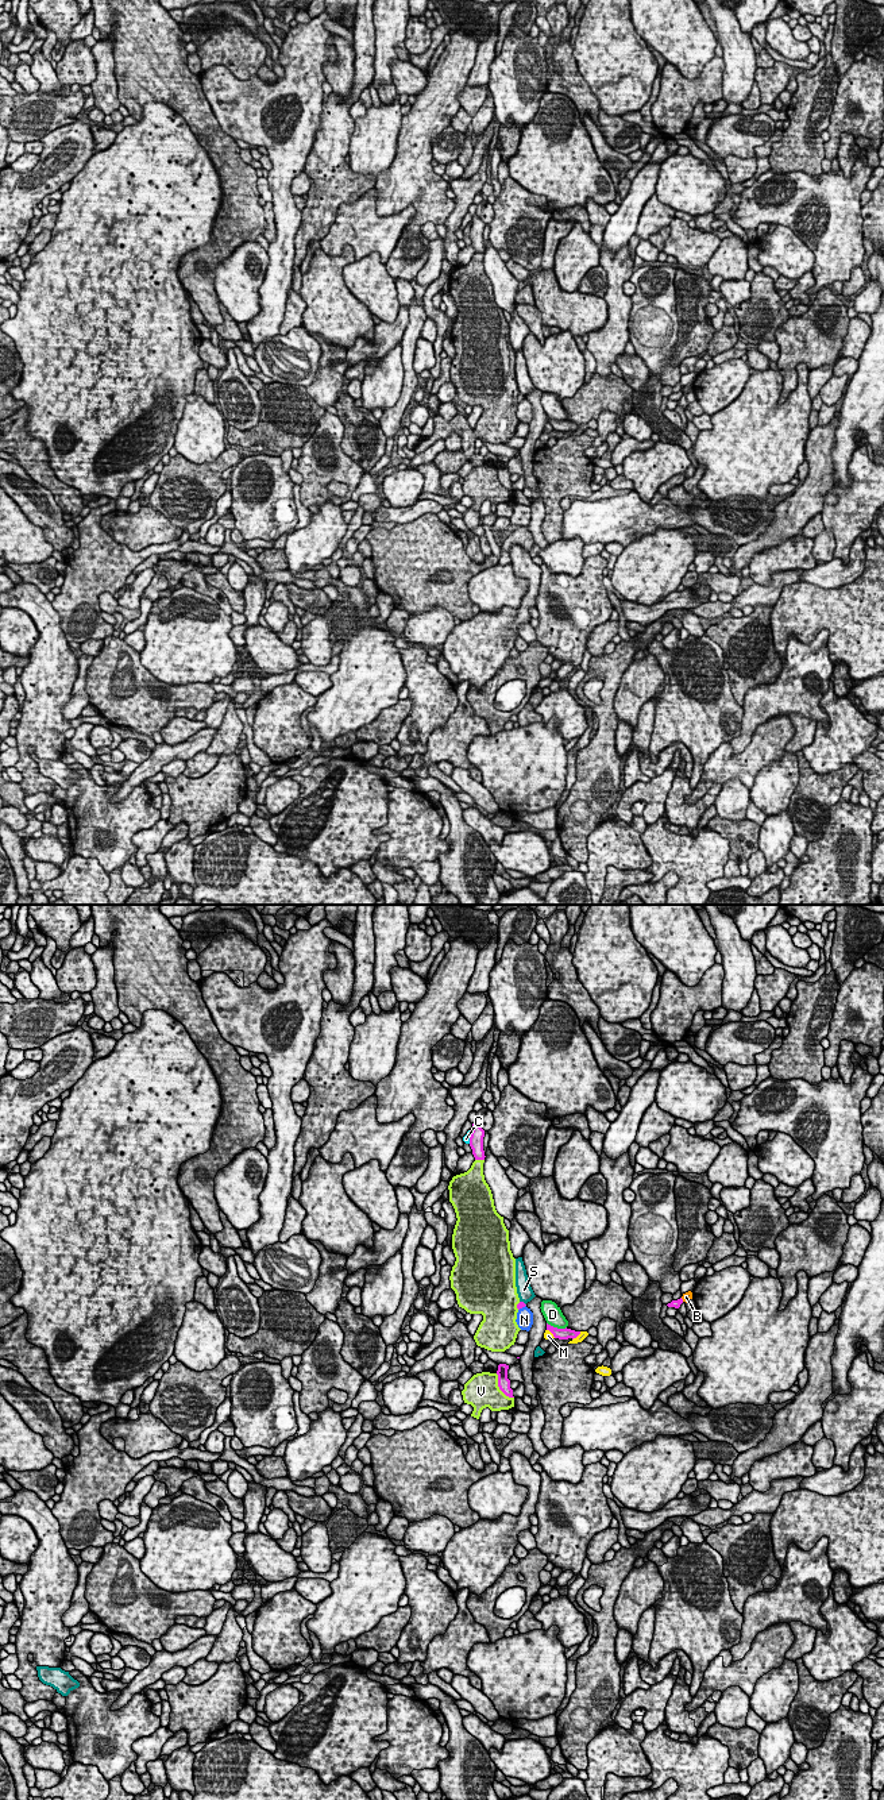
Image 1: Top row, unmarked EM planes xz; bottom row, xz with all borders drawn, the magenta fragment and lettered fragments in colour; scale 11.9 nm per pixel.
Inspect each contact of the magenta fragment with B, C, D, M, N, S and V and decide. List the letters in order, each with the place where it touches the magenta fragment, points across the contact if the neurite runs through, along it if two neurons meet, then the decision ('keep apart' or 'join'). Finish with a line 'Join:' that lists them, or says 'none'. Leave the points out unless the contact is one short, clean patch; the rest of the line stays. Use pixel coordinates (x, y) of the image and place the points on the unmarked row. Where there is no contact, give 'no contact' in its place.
B: meets magenta in xz at (682, 392); border along xz (680, 390), (683, 393); keep apart
C: meets magenta in xz at (470, 230); keep apart
D: meets magenta in xz at (556, 420); keep apart
M: meets magenta in xz at (576, 428); keep apart
N: meets magenta in xz at (521, 400); keep apart
S: meets magenta in xz at (522, 394); keep apart
V: meets magenta in xz at (500, 481); keep apart
Join: none

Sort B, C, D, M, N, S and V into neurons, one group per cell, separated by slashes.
B / C / D / M / N / S / V

